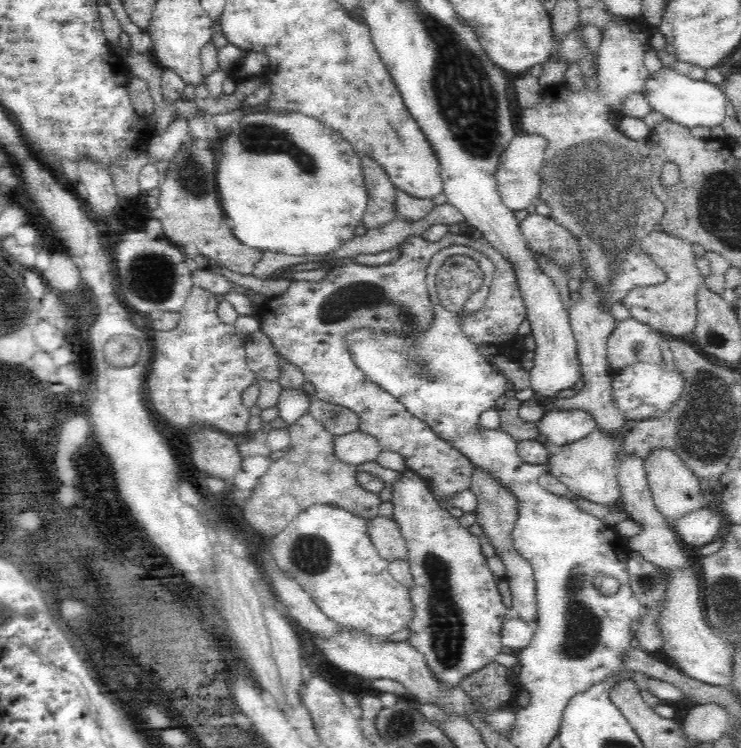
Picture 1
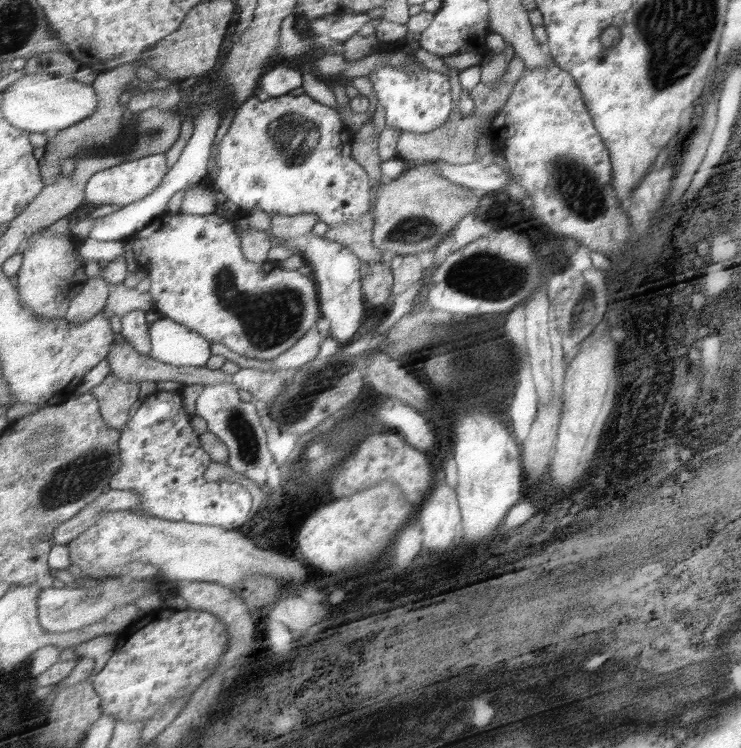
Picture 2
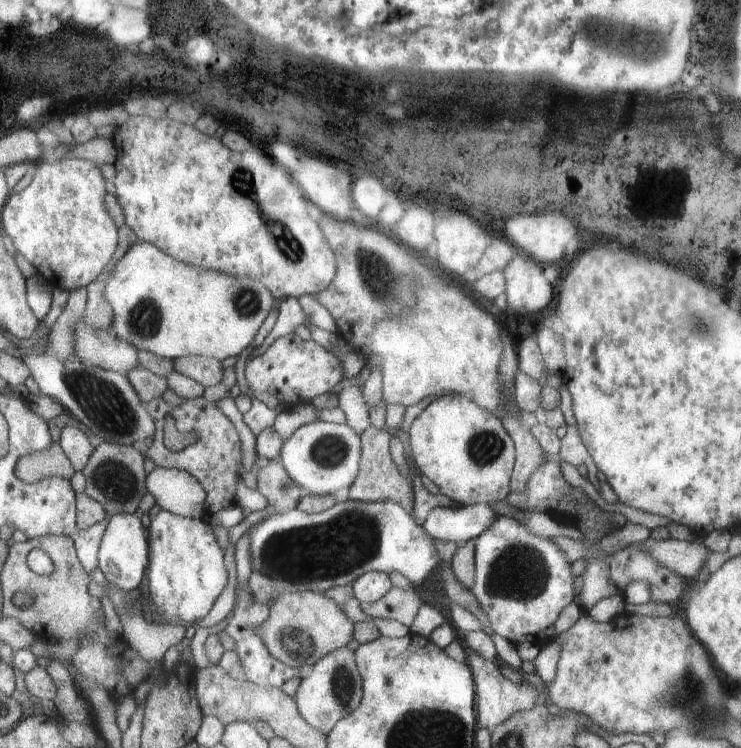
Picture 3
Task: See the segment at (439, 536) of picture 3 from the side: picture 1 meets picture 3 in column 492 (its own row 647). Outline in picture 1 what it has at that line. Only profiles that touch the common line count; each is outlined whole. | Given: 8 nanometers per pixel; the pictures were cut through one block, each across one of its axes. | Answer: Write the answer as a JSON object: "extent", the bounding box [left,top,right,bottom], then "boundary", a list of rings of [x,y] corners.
{"extent":[502,618,536,680],"boundary":[[[520,618],[518,620],[506,620],[506,624],[502,628],[502,644],[512,650],[510,656],[516,660],[516,666],[514,666],[516,678],[514,680],[518,680],[518,676],[522,672],[520,654],[530,646],[530,642],[534,642],[534,634],[536,632],[526,622],[522,622]]]}

